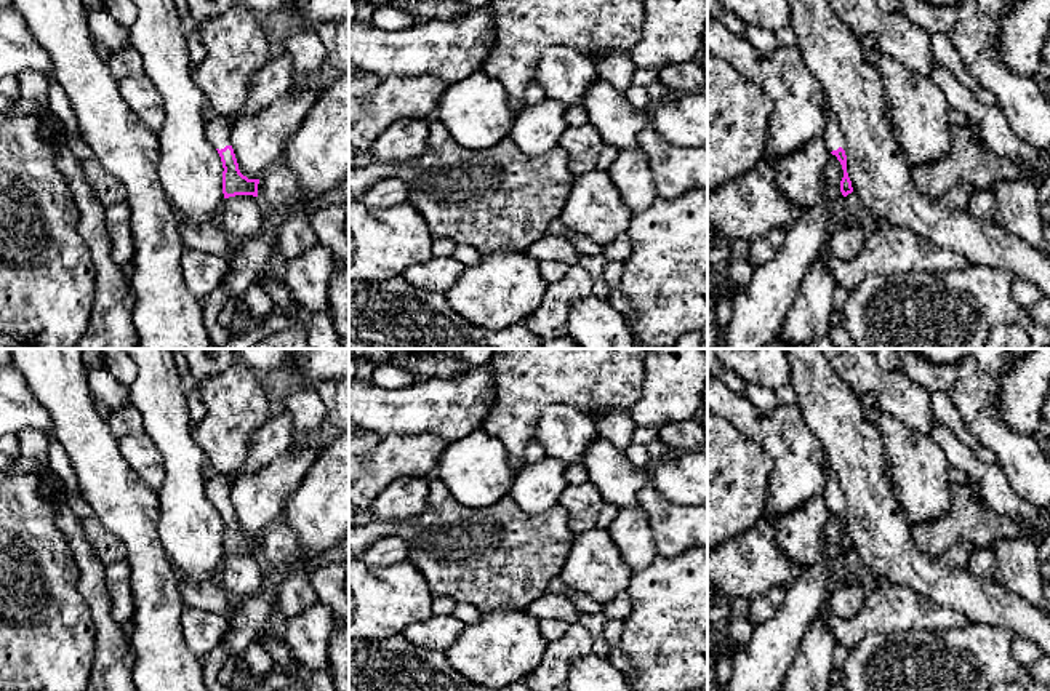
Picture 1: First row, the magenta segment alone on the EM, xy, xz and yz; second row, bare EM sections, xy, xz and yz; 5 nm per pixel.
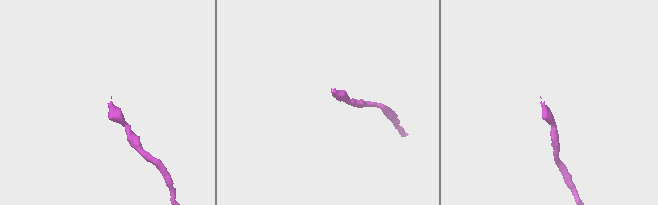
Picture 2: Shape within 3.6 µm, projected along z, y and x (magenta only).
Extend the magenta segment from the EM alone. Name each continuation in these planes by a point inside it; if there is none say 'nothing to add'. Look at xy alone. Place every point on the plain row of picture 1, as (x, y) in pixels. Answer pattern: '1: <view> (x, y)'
1: xy (218, 488)

